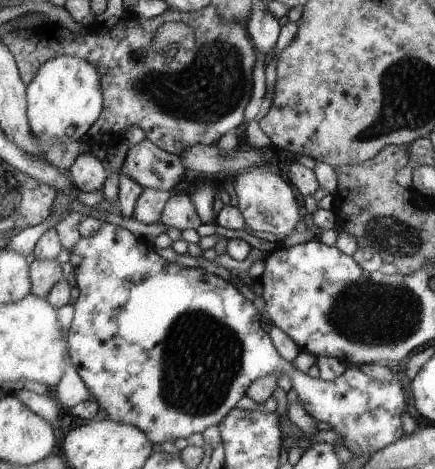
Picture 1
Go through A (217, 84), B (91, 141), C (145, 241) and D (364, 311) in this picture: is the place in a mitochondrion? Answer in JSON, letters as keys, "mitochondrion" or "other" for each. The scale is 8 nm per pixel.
{"A":"mitochondrion","B":"other","C":"other","D":"mitochondrion"}

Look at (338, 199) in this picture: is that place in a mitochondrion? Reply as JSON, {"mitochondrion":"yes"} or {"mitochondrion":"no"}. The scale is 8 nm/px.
{"mitochondrion":"no"}

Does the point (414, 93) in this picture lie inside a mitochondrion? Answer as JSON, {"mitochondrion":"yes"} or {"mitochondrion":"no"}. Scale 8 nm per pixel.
{"mitochondrion":"yes"}

